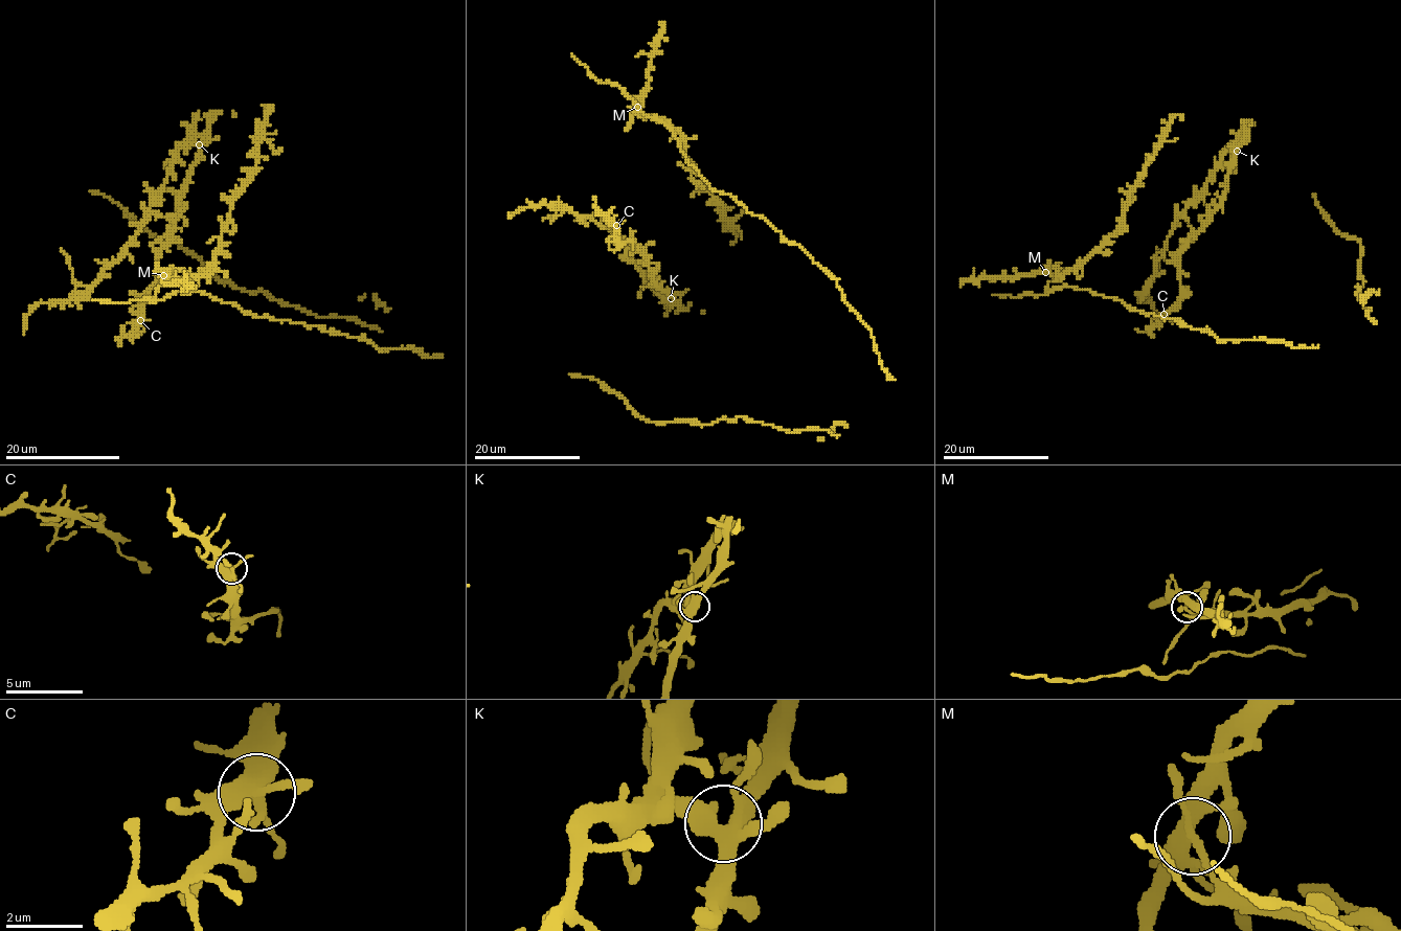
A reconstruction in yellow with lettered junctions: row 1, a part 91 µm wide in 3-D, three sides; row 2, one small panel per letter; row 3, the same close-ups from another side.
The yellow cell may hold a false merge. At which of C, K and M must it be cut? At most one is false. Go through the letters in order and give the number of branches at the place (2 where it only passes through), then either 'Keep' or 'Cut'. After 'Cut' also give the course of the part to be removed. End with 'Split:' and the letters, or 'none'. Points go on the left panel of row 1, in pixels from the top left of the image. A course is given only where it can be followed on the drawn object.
C: Branches: 5. Keep
K: Branches: 5. Keep
M: Branches: 5. Cut. Course of the part to remove: (163, 275), (183, 281), (189, 287), (186, 291)
Split: M

